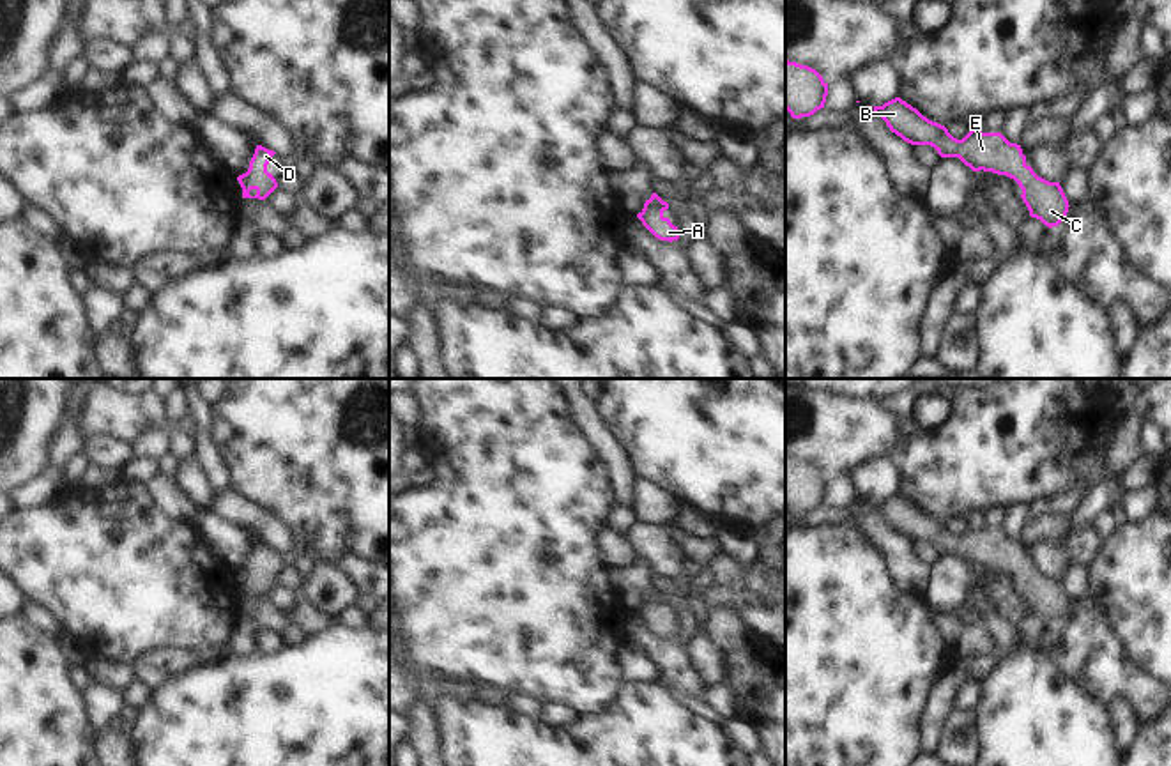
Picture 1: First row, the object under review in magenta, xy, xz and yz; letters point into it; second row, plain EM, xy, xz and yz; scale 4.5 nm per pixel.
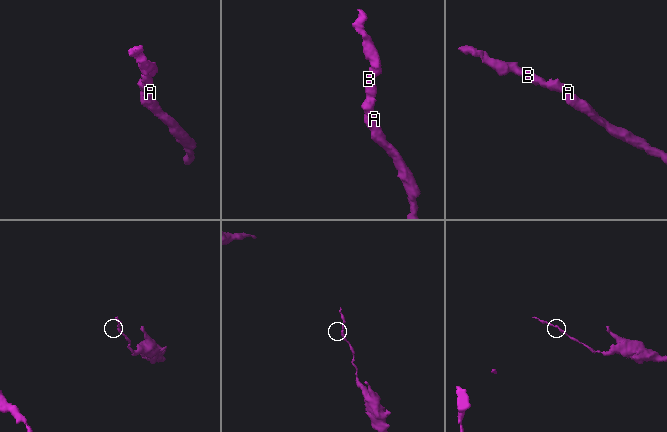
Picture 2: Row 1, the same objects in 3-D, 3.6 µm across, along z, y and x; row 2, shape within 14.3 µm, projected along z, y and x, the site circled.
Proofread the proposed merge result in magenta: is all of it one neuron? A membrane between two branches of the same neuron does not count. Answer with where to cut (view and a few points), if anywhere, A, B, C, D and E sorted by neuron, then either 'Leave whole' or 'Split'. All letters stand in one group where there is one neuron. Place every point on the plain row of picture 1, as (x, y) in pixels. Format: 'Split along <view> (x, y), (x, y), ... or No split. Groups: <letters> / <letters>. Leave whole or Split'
No split. Groups: A B C D E. Leave whole.

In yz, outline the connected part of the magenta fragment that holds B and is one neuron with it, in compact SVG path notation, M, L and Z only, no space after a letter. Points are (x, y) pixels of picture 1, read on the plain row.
M900 494L874 502L874 509L911 541L930 541L941 554L959 554L973 568L983 566L1014 575L1022 586L1021 594L1029 612L1045 623L1058 623L1065 616L1070 601L1060 578L1038 573L1026 561L1021 541L1010 540L1001 529L982 529L975 522L962 536L957 536L945 522L929 517Z

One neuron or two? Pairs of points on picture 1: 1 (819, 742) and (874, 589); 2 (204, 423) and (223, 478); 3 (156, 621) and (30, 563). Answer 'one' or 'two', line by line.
1: one
2: one
3: one

